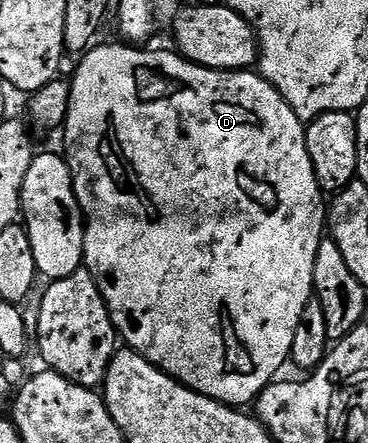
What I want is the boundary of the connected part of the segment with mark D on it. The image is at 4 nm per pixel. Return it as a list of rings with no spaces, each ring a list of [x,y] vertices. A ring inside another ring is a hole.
[[[126,43],[103,44],[92,47],[90,51],[82,57],[79,69],[75,72],[75,80],[70,81],[71,98],[68,102],[68,112],[65,127],[62,129],[63,140],[67,143],[65,159],[67,165],[71,167],[71,177],[75,193],[79,199],[79,208],[83,212],[85,221],[85,235],[83,238],[83,263],[86,271],[97,282],[97,286],[103,295],[103,301],[107,304],[107,309],[111,311],[111,321],[115,324],[116,333],[121,337],[128,349],[132,352],[140,352],[149,363],[160,368],[165,374],[169,374],[174,380],[179,380],[186,388],[191,388],[194,392],[205,394],[222,404],[232,406],[247,406],[258,400],[260,392],[276,379],[275,376],[286,365],[291,358],[291,347],[293,346],[293,334],[297,334],[297,326],[301,322],[301,314],[305,314],[305,306],[313,297],[315,290],[315,267],[317,266],[317,250],[321,242],[325,239],[325,229],[327,228],[327,210],[325,203],[325,193],[319,188],[317,174],[313,174],[313,162],[309,158],[307,149],[307,130],[304,121],[297,118],[297,114],[285,102],[282,94],[272,86],[267,80],[263,79],[255,70],[240,70],[237,72],[218,72],[215,68],[202,68],[200,64],[193,64],[184,58],[178,51],[172,52],[142,52],[142,47],[128,46]]]

